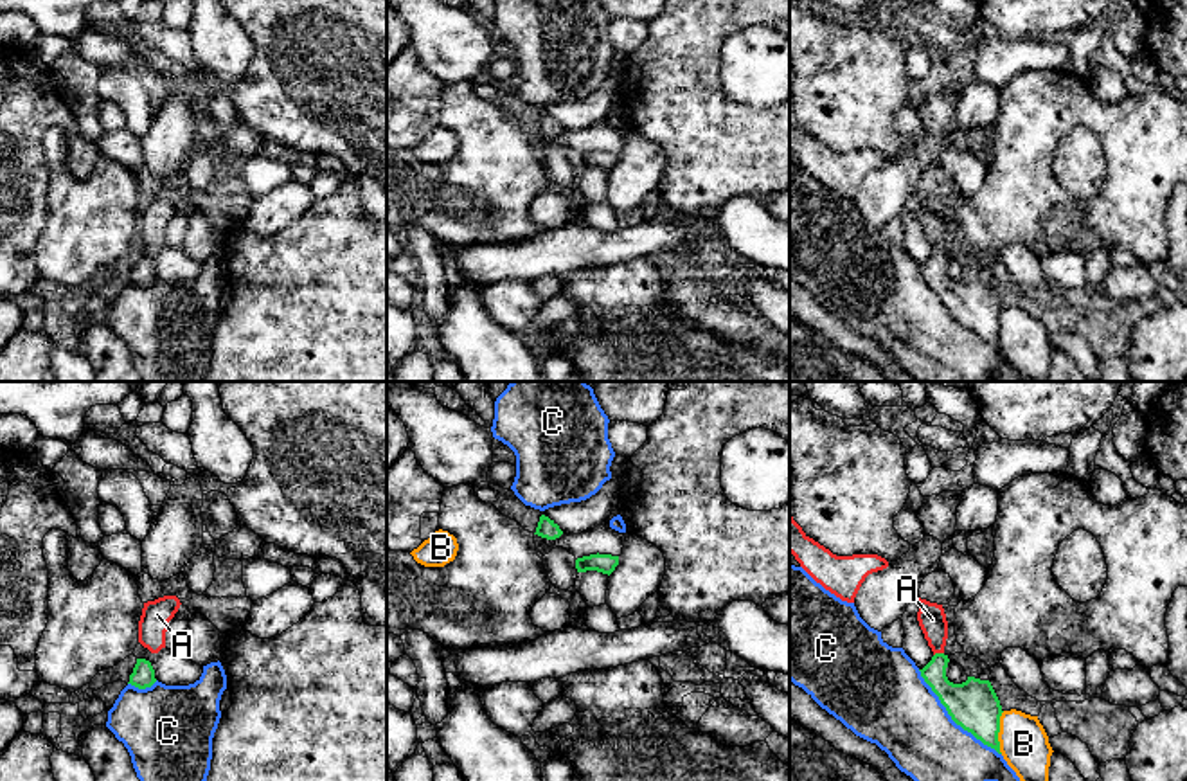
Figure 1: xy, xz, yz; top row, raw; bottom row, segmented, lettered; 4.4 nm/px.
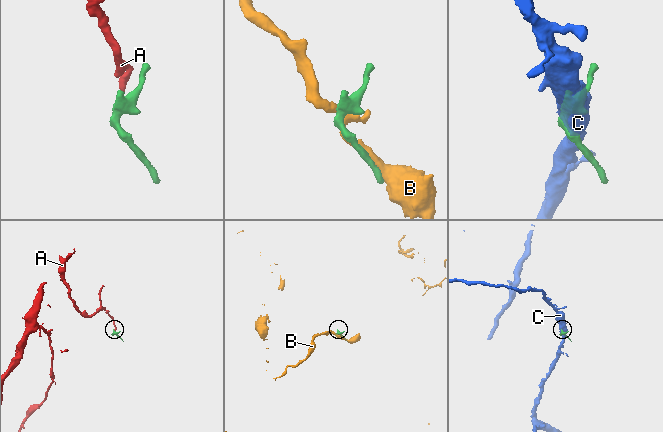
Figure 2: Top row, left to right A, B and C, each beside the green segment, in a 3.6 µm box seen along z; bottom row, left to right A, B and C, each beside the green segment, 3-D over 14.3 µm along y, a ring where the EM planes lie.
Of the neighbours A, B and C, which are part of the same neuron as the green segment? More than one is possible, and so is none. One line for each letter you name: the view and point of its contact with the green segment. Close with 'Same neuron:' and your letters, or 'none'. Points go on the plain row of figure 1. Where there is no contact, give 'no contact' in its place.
A: yz (937, 251)
Same neuron: A

